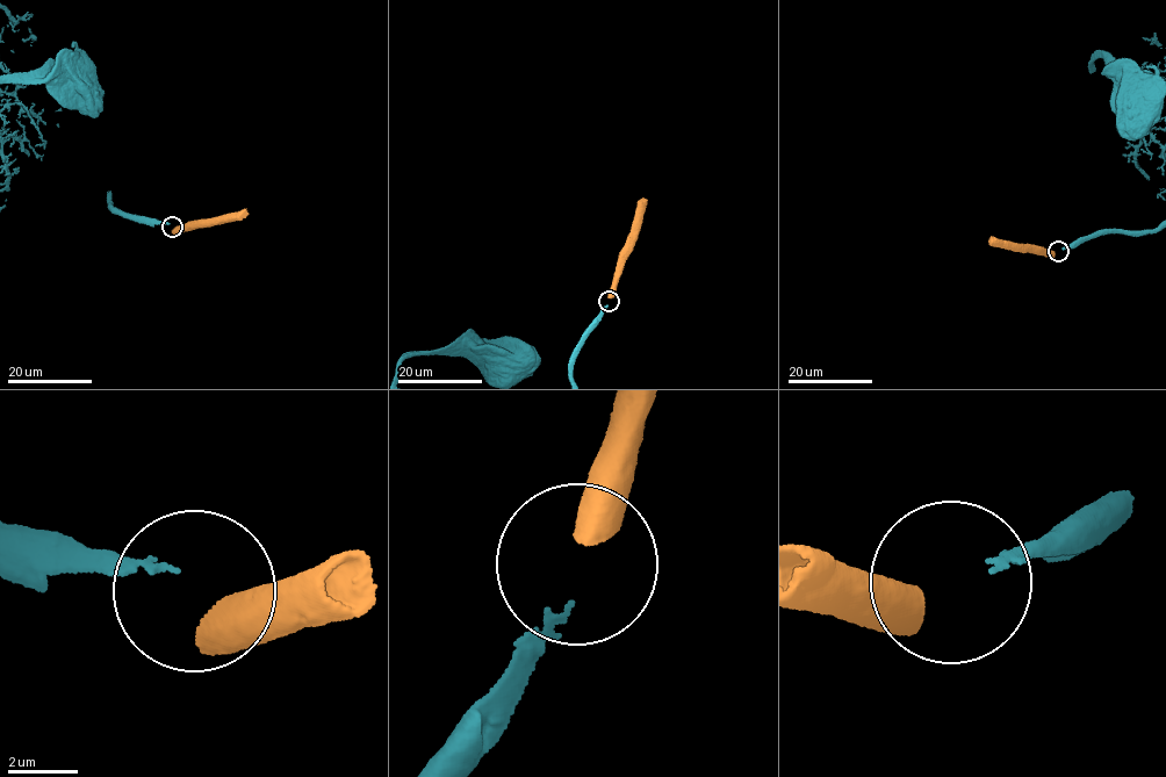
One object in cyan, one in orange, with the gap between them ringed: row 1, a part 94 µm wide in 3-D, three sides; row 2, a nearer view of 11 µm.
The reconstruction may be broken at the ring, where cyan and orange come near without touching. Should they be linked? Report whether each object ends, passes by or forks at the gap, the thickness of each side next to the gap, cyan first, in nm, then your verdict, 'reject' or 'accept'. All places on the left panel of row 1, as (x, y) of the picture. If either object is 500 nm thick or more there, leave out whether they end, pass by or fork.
calibres 160 and 800 nm; accept

